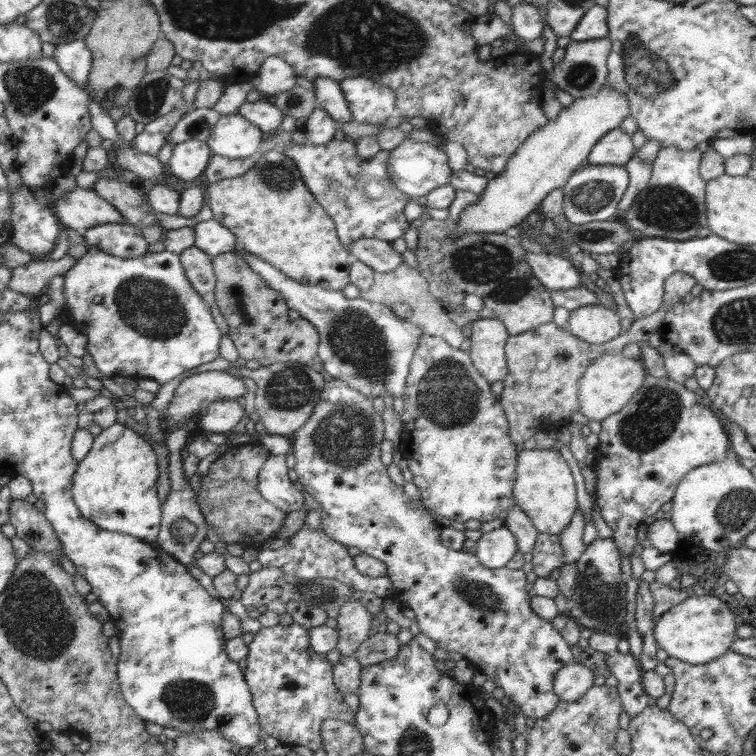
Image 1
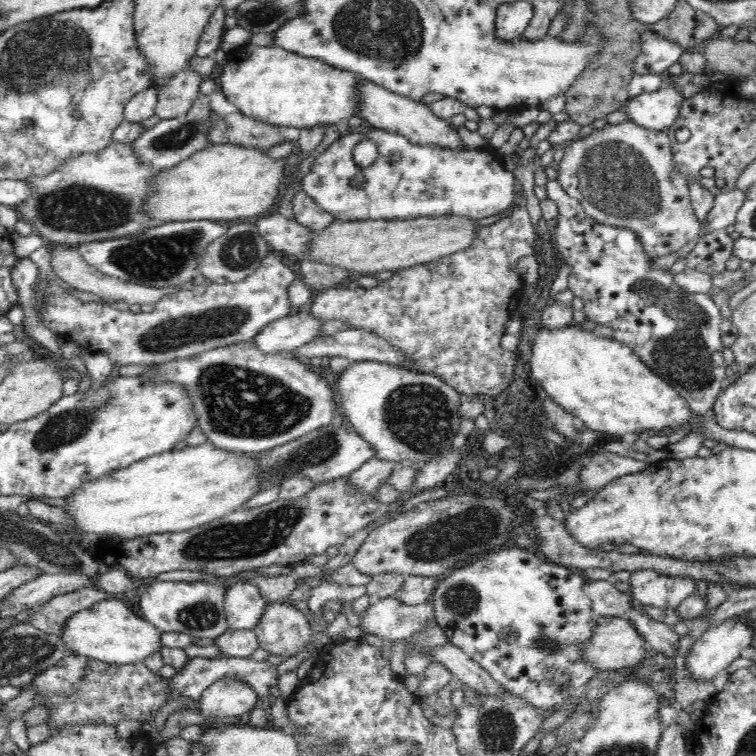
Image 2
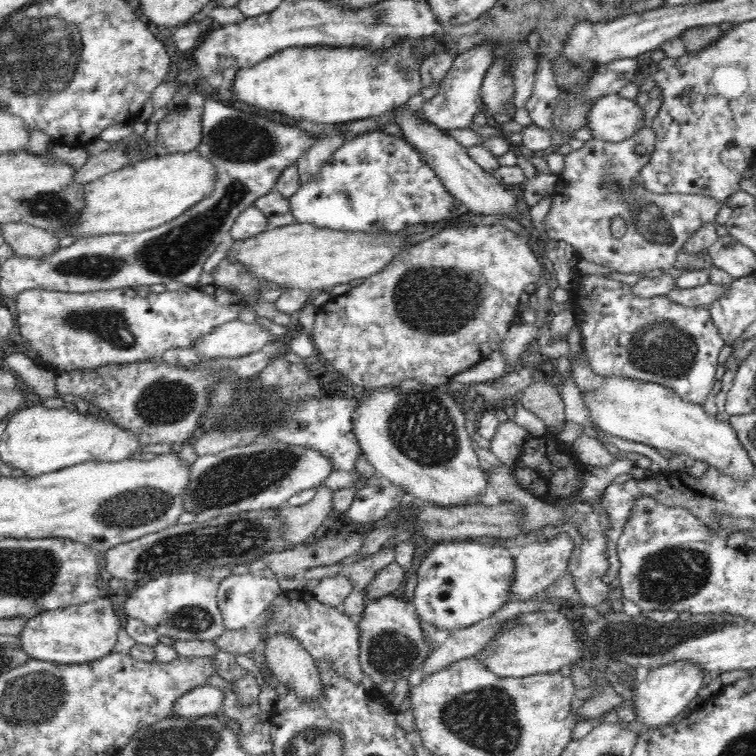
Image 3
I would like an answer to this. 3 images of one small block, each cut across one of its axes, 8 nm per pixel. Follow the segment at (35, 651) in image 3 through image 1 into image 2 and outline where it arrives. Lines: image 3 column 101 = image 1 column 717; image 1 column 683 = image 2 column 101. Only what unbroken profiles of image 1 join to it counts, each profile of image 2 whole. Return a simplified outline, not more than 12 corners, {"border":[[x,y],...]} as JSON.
{"border":[[120,596],[70,616],[73,656],[135,664],[165,646]]}

